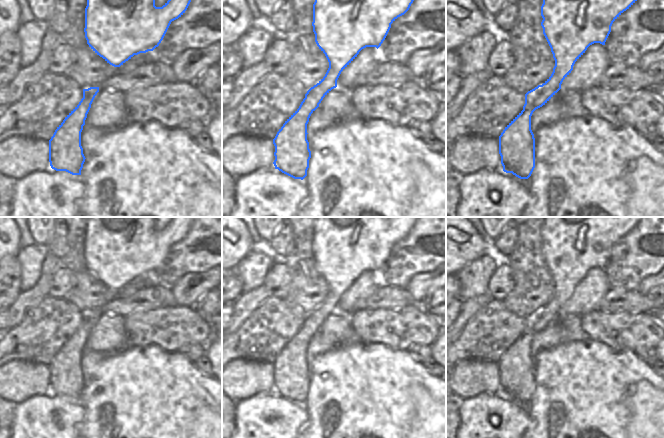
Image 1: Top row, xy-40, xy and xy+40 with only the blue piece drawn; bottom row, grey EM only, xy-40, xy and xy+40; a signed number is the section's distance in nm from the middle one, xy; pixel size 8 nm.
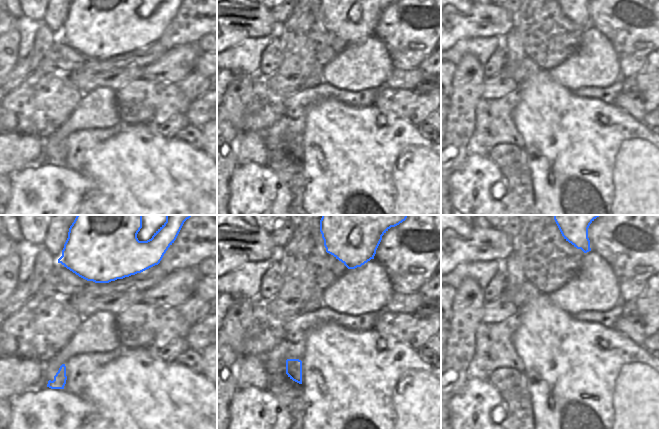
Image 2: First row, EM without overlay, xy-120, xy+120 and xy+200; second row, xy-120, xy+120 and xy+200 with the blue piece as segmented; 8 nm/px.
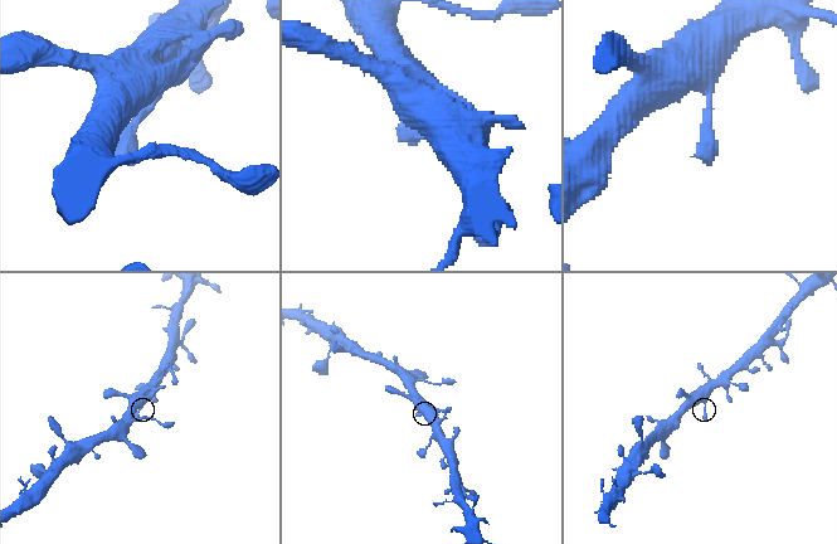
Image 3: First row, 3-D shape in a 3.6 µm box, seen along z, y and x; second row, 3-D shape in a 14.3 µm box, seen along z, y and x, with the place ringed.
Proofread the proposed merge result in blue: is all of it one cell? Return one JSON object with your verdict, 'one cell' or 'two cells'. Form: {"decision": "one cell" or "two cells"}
{"decision": "one cell"}

